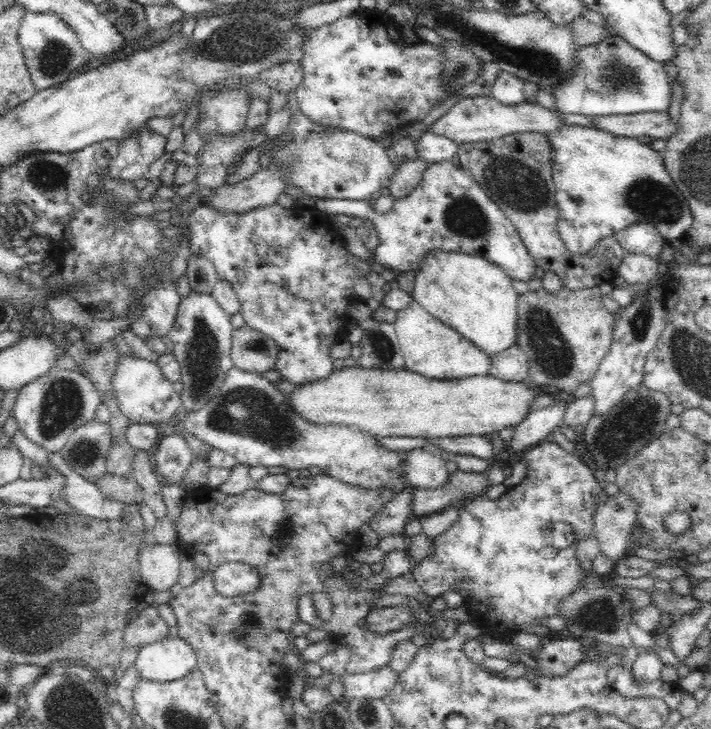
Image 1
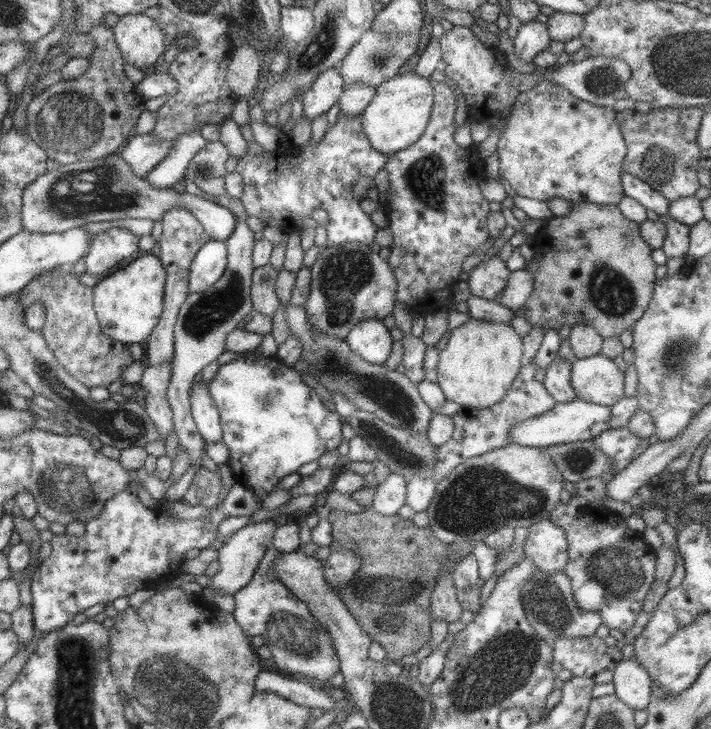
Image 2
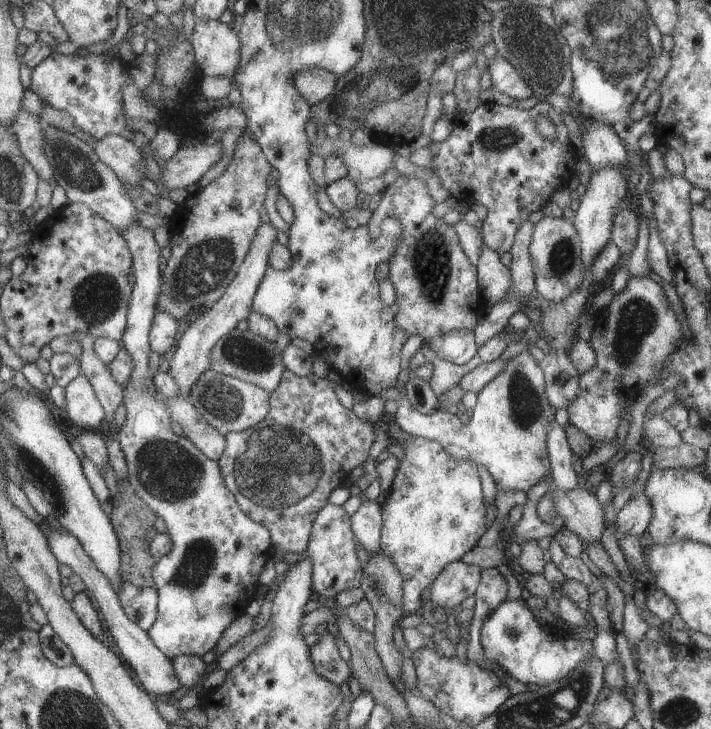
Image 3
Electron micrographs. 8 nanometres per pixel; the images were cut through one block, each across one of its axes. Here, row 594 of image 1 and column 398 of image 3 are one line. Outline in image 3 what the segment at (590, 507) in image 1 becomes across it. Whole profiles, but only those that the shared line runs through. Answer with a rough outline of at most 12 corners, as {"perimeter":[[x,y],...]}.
{"perimeter":[[433,439],[405,446],[380,550],[405,613],[488,529],[476,466]]}

